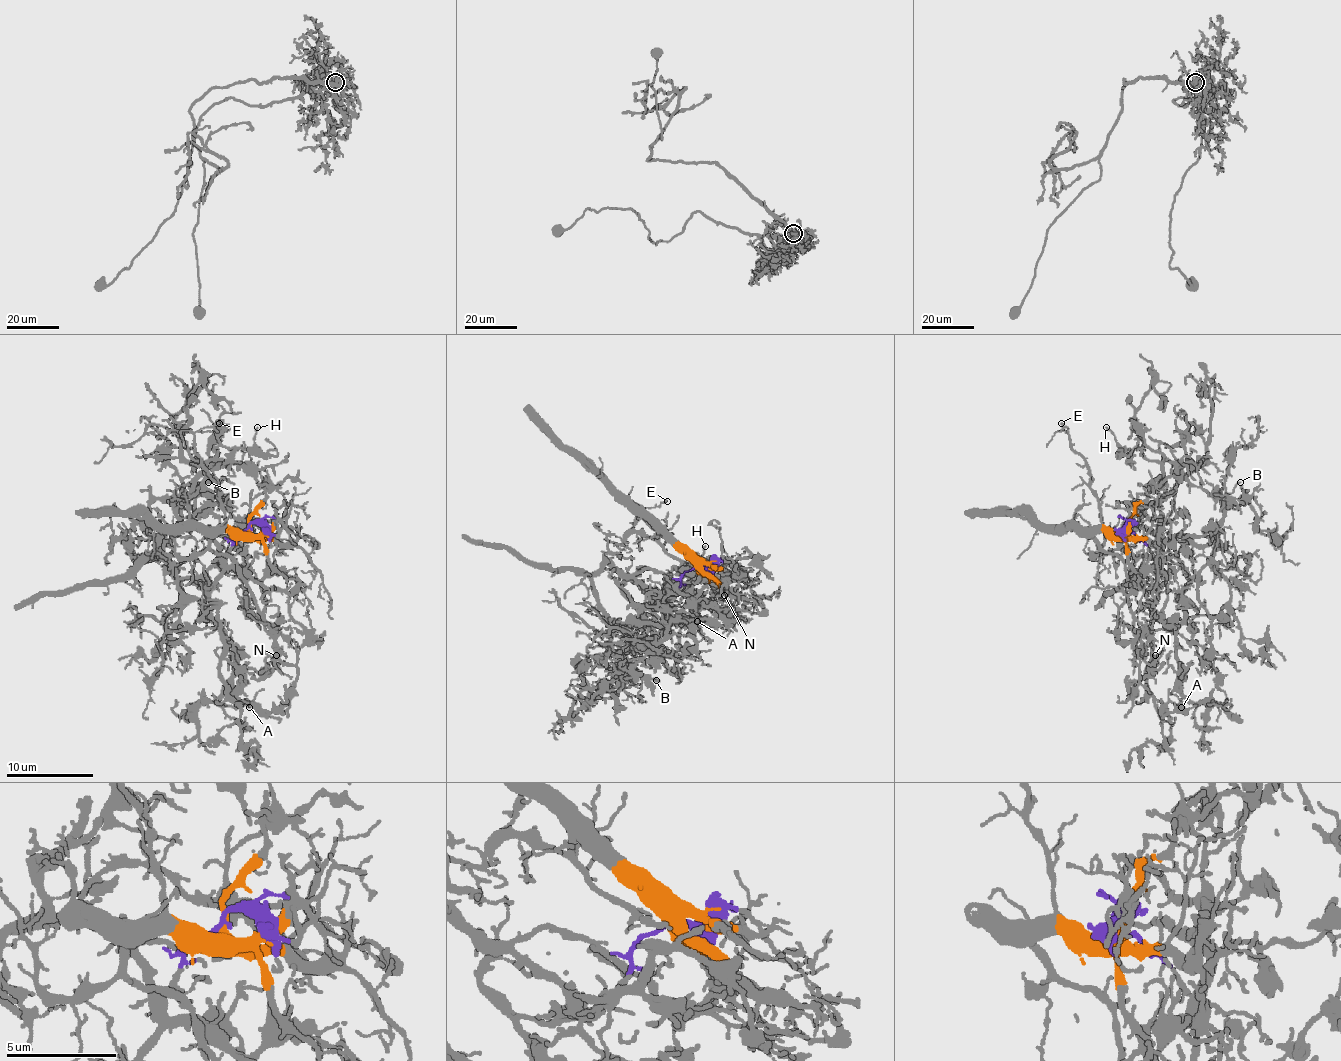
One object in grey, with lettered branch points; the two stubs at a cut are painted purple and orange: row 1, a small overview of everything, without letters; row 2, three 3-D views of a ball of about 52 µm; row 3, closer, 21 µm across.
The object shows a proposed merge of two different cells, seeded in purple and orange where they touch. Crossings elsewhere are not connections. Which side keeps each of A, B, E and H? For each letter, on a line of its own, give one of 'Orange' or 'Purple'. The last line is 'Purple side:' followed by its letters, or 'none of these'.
A: Purple
B: Purple
E: Orange
H: Purple
Purple side: A, B, H

